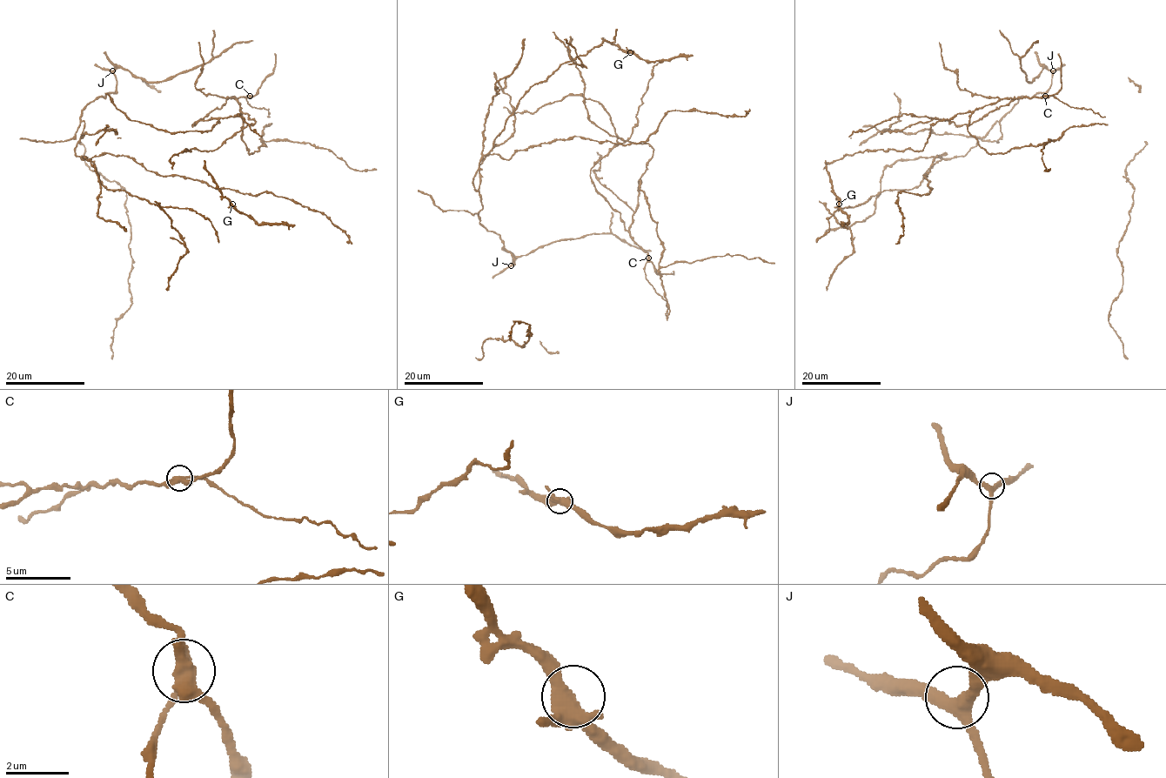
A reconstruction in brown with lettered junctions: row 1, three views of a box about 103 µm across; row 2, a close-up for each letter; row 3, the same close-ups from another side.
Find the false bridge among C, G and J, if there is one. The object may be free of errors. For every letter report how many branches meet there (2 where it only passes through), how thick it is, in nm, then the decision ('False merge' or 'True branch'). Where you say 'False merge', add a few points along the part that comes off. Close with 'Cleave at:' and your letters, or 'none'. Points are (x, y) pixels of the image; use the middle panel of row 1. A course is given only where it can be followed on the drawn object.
C: Branches: 3. Thickness 360 nm. False merge. Course of the part to remove: (648, 258), (645, 277), (666, 302), (667, 318)
G: Branches: 3. Thickness 400 nm. True branch
J: Branches: 3. Thickness 360 nm. True branch
Cleave at: C

